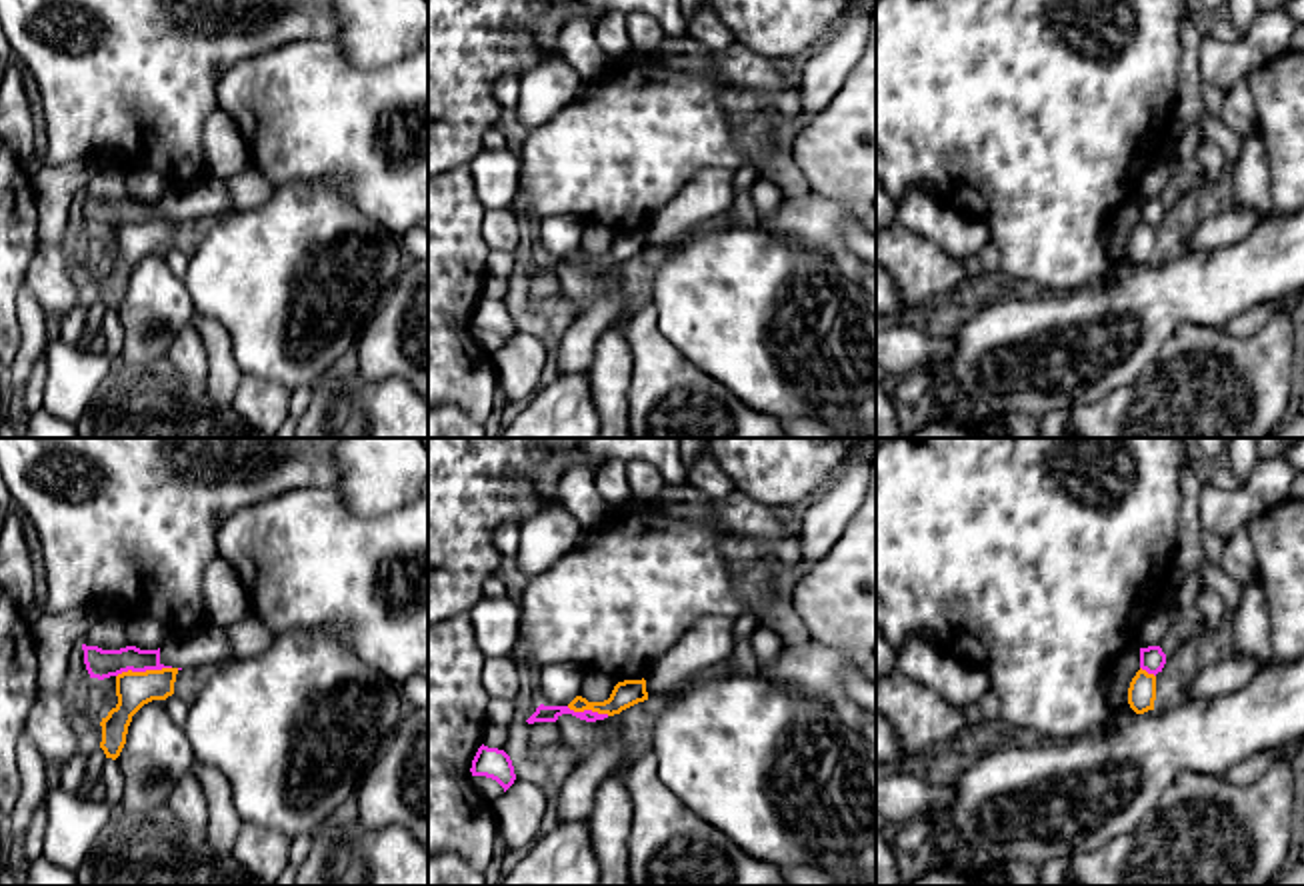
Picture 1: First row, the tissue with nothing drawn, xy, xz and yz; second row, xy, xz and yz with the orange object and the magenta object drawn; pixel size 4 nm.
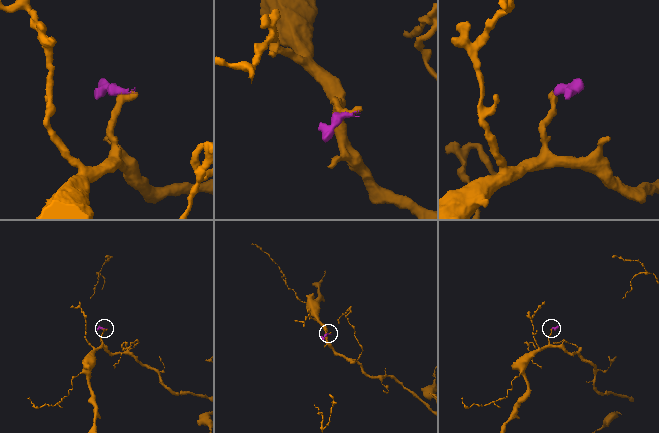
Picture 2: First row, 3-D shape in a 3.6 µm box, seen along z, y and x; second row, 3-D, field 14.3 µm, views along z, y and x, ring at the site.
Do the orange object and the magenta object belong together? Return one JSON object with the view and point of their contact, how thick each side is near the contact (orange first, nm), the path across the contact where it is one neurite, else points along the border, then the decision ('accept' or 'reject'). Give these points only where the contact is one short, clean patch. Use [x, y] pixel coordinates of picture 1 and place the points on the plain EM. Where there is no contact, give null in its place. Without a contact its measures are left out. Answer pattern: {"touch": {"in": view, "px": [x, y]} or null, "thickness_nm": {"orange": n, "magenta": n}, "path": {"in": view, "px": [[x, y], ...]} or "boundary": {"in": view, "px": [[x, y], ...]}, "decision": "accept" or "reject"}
{"touch": {"in": "xy", "px": [142, 224]}, "thickness_nm": {"orange": 140, "magenta": 120}, "boundary": {"in": "xy", "px": [[170, 218], [122, 222], [116, 228]]}, "decision": "reject"}

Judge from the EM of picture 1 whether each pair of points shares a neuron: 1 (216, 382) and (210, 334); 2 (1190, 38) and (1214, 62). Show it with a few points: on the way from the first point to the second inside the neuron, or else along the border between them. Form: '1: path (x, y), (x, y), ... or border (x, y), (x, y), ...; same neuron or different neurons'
1: path (218, 370), (218, 346); same neuron
2: border (1206, 34), (1196, 60); different neurons

